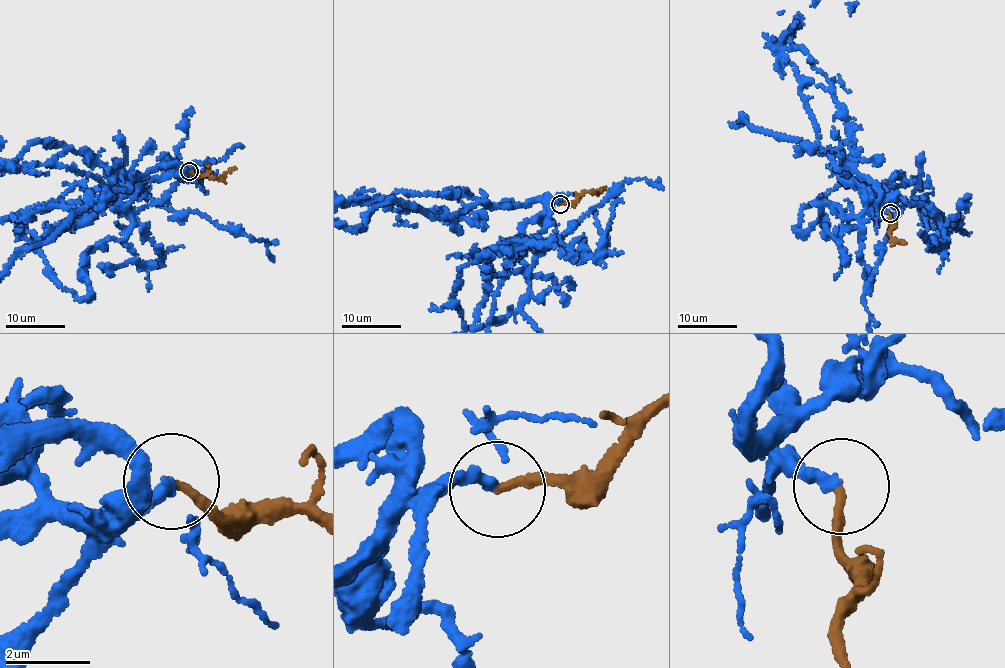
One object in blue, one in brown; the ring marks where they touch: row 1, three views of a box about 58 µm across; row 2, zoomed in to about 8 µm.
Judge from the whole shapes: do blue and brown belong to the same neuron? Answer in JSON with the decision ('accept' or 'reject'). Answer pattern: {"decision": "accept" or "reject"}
{"decision": "accept"}

